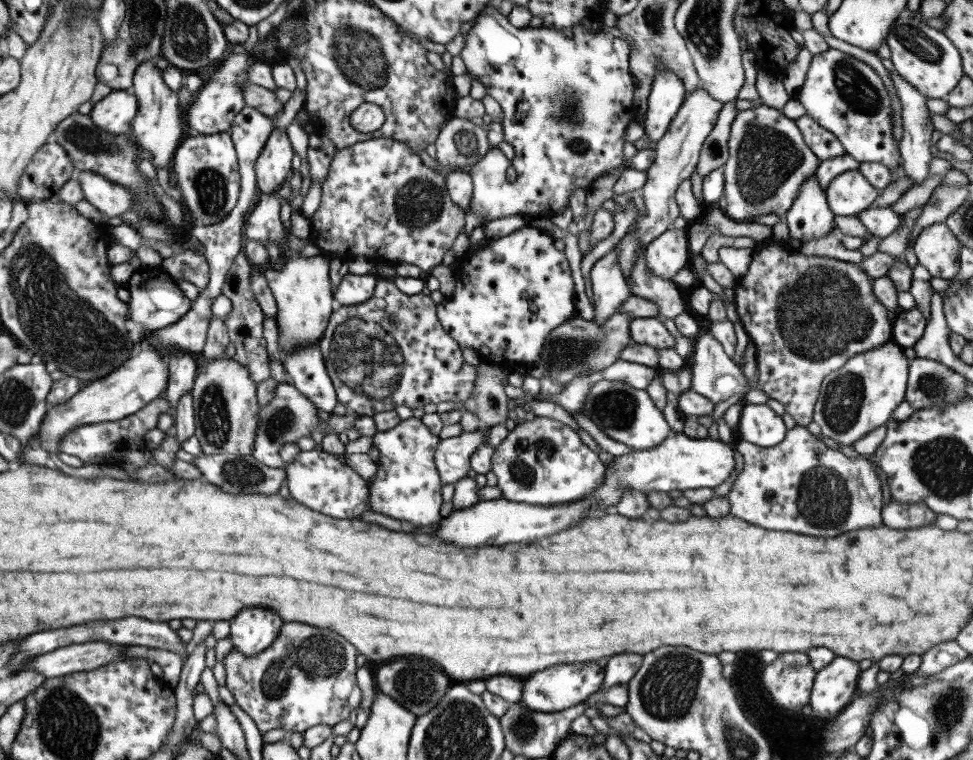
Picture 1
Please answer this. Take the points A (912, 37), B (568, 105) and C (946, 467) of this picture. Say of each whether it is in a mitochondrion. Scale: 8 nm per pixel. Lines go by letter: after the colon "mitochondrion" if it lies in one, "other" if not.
A: mitochondrion
B: mitochondrion
C: mitochondrion

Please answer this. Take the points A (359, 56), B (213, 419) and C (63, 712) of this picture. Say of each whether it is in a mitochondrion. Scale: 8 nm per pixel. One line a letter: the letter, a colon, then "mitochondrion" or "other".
A: mitochondrion
B: mitochondrion
C: mitochondrion

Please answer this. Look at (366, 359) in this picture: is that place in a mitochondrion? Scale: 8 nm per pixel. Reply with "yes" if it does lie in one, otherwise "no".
yes

